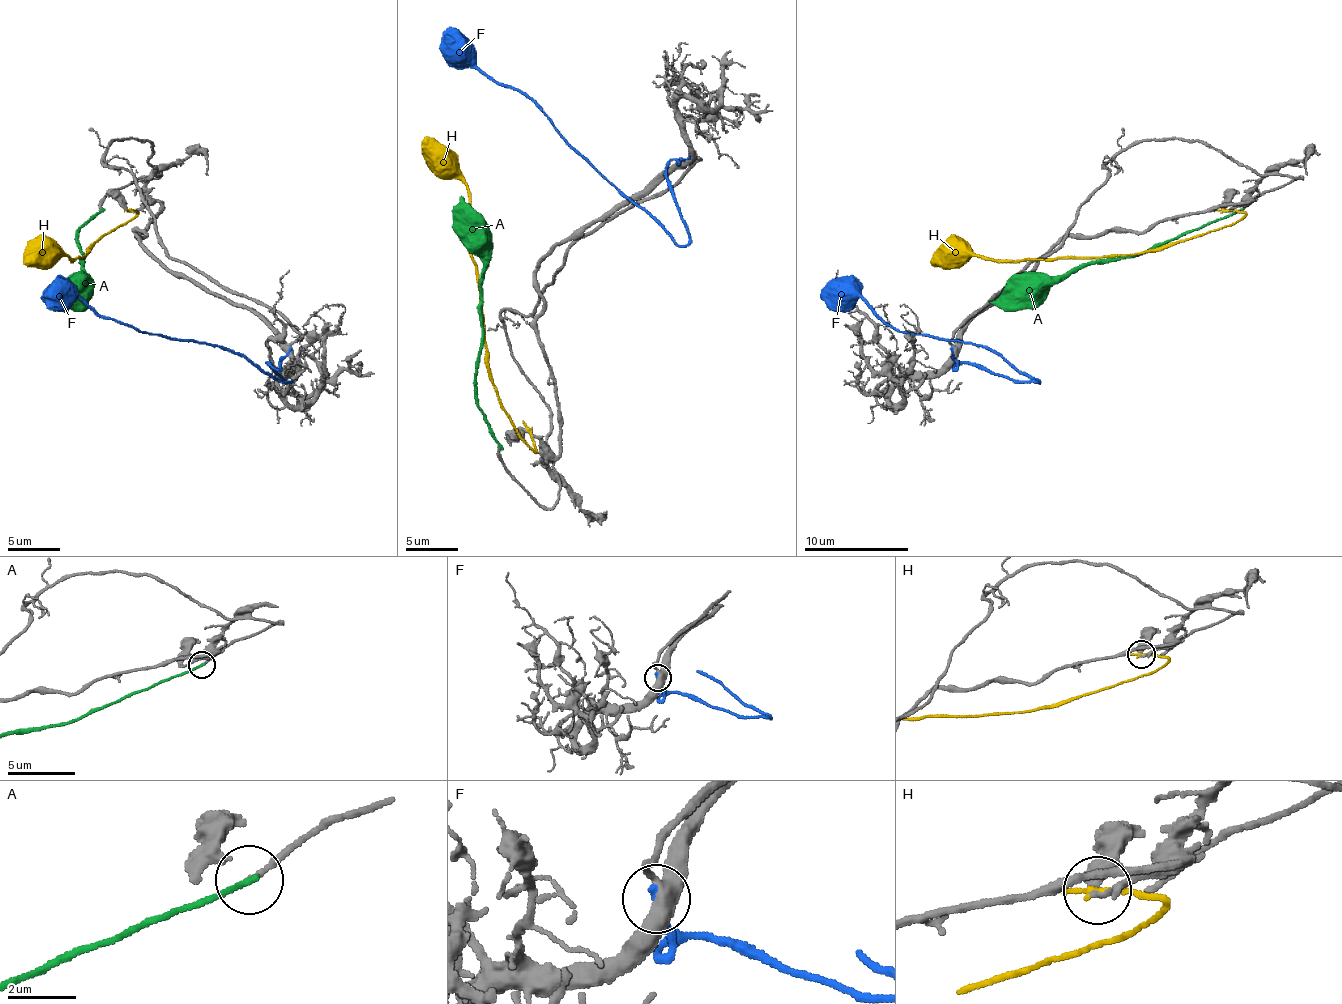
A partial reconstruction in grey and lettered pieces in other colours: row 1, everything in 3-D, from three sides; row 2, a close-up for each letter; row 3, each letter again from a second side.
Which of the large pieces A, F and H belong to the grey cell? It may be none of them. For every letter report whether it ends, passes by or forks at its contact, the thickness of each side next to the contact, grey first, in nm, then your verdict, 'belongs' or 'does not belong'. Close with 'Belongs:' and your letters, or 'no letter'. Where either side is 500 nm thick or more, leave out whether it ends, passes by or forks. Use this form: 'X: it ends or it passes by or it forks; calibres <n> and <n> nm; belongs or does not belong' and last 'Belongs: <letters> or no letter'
A: it ends; calibres 190 and 190 nm; does not belong
F: it ends; calibres 440 and 200 nm; does not belong
H: it ends; calibres 220 and 240 nm; does not belong
Belongs: no letter

